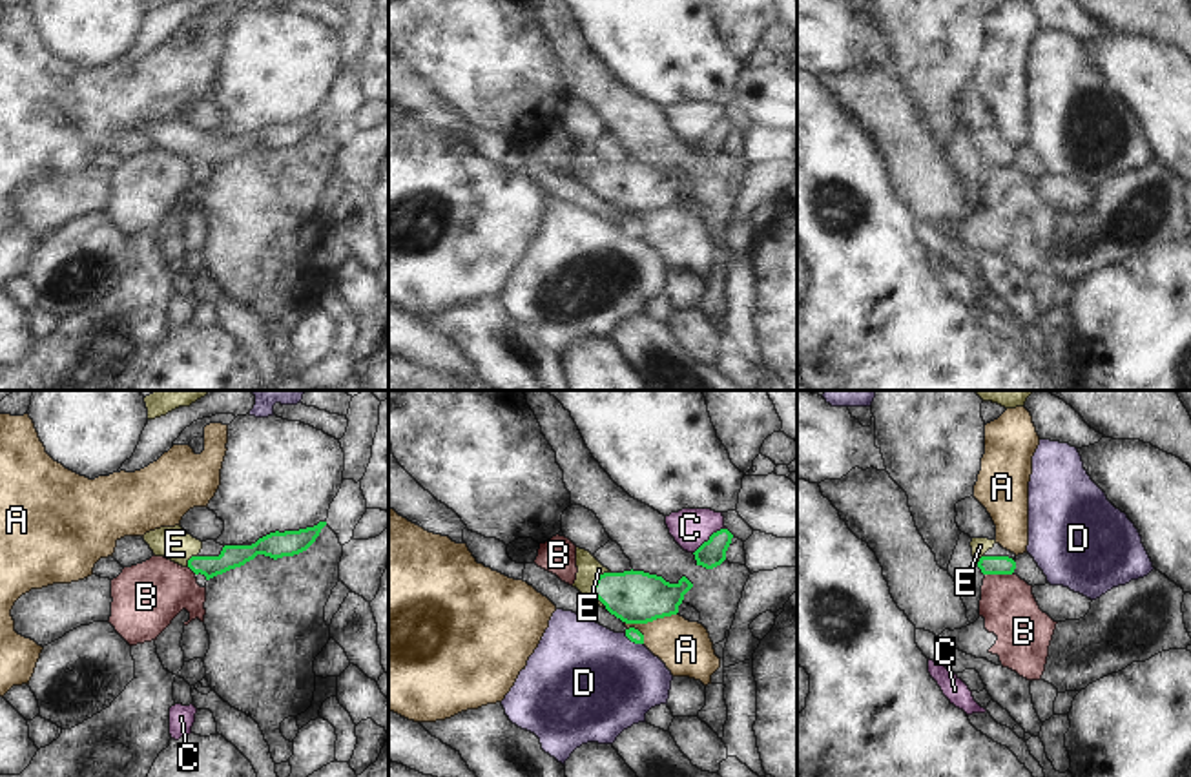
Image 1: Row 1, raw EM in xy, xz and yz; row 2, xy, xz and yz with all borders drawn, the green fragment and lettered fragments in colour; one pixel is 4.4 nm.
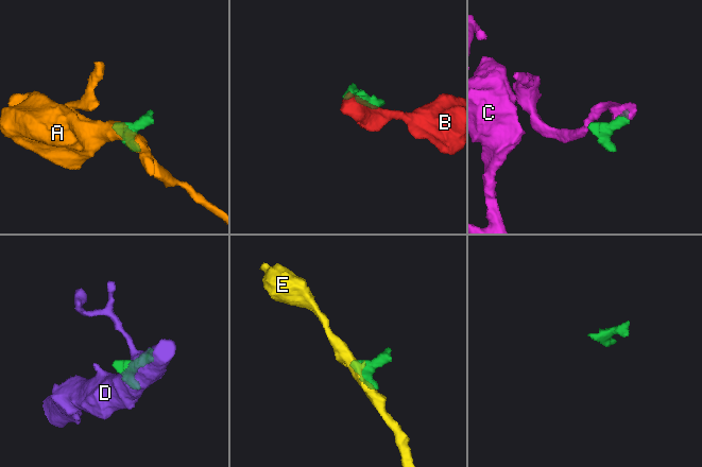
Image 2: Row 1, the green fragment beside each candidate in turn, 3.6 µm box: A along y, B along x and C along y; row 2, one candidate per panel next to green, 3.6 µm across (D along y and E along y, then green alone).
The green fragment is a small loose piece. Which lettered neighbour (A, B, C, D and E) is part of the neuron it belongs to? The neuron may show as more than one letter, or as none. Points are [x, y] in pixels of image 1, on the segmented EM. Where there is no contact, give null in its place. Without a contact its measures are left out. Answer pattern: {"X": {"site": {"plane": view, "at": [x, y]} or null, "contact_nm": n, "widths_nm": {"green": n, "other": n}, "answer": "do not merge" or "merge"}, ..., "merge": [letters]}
{"A": {"site": {"plane": "xz", "at": [650, 621]}, "contact_nm": 240, "widths_nm": {"green": 240, "other": 240}, "answer": "do not merge"}, "B": {"site": {"plane": "yz", "at": [998, 573]}, "contact_nm": 130, "widths_nm": {"green": 80, "other": 240}, "answer": "do not merge"}, "C": {"site": {"plane": "xz", "at": [710, 538]}, "contact_nm": 180, "widths_nm": {"green": 120, "other": 170}, "answer": "do not merge"}, "D": {"site": {"plane": "xz", "at": [633, 641]}, "contact_nm": 100, "widths_nm": {"green": 60, "other": 480}, "answer": "do not merge"}, "E": {"site": {"plane": "xz", "at": [593, 586]}, "contact_nm": 160, "widths_nm": {"green": 240, "other": 100}, "answer": "merge"}, "merge": ["E"]}

